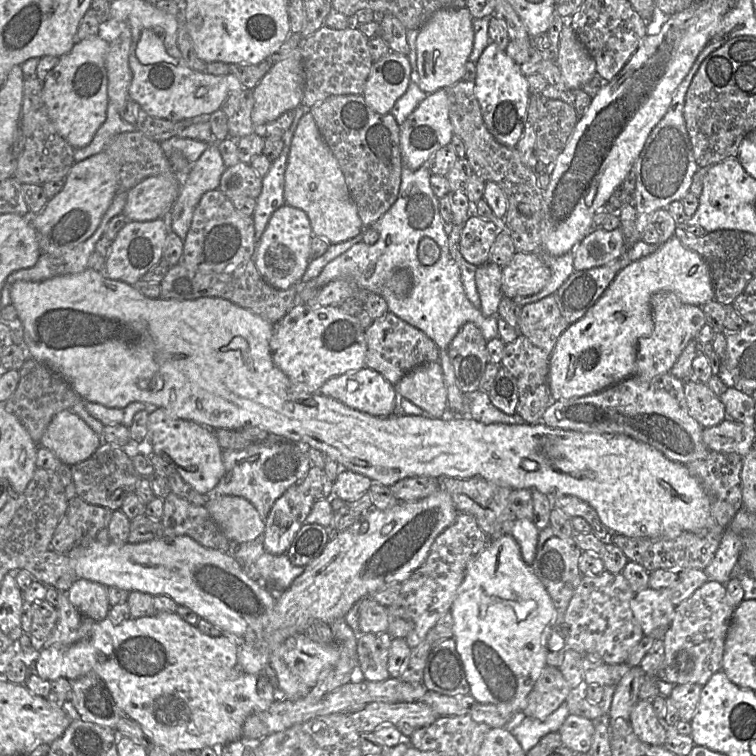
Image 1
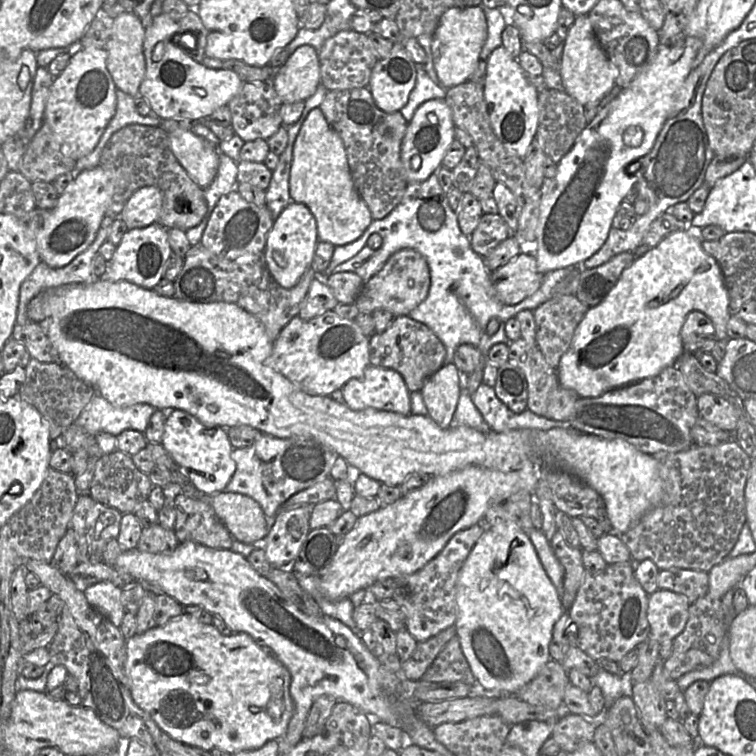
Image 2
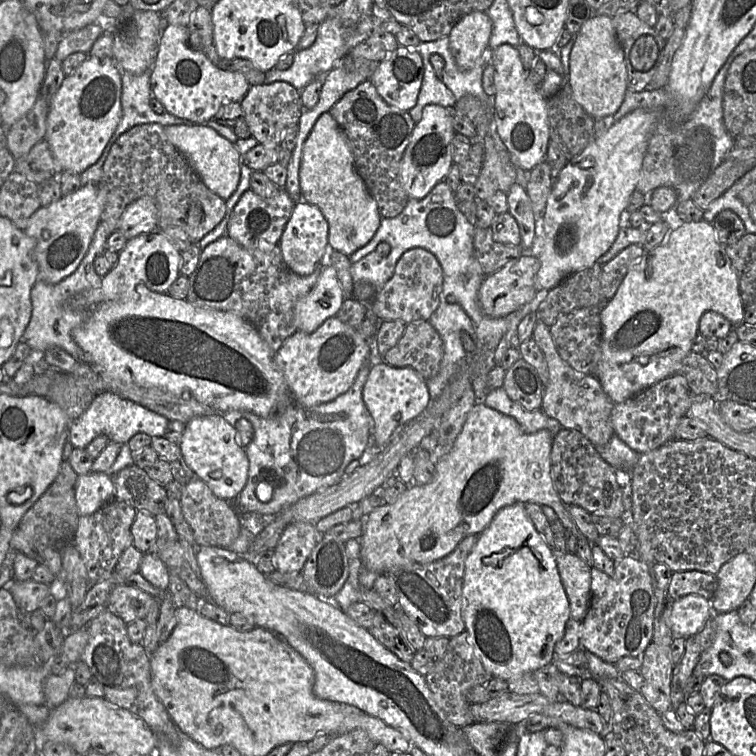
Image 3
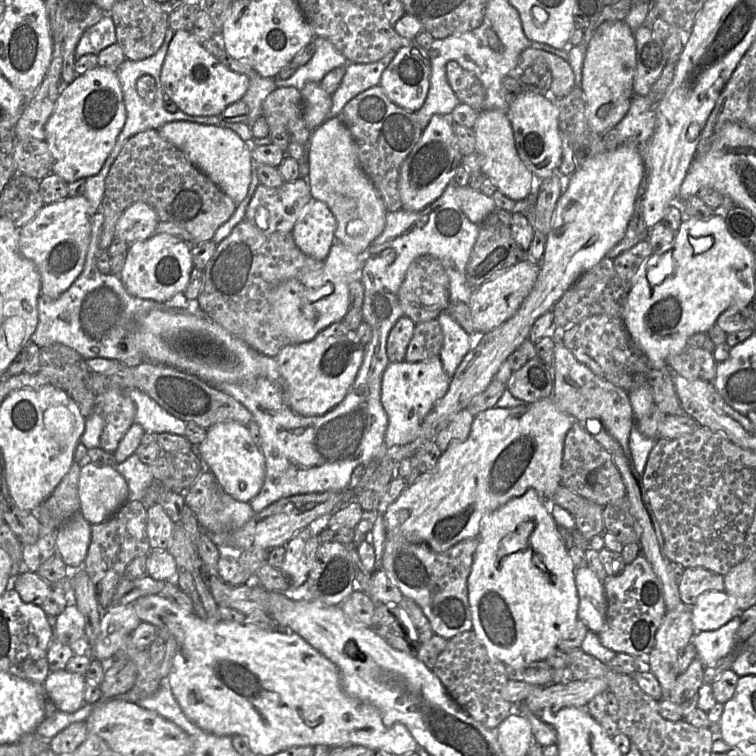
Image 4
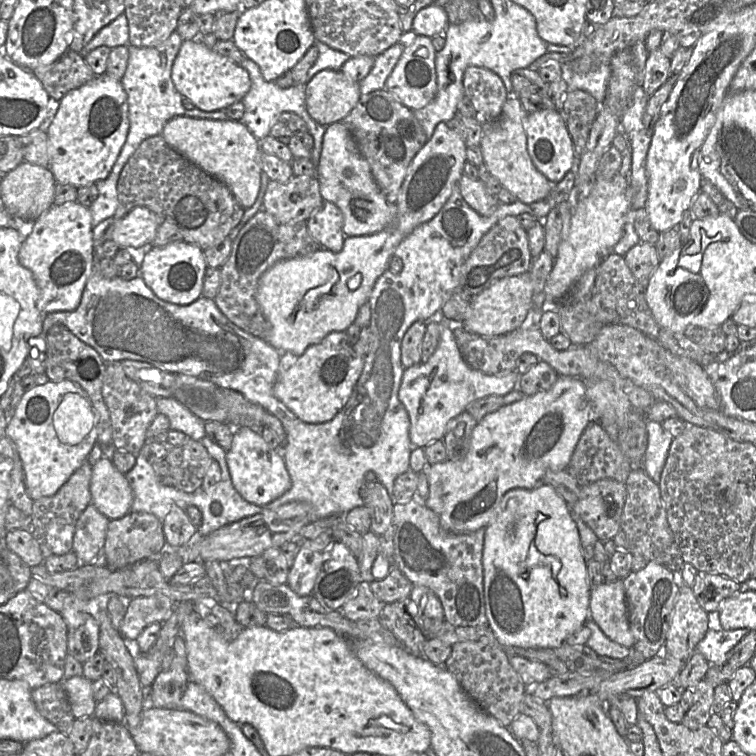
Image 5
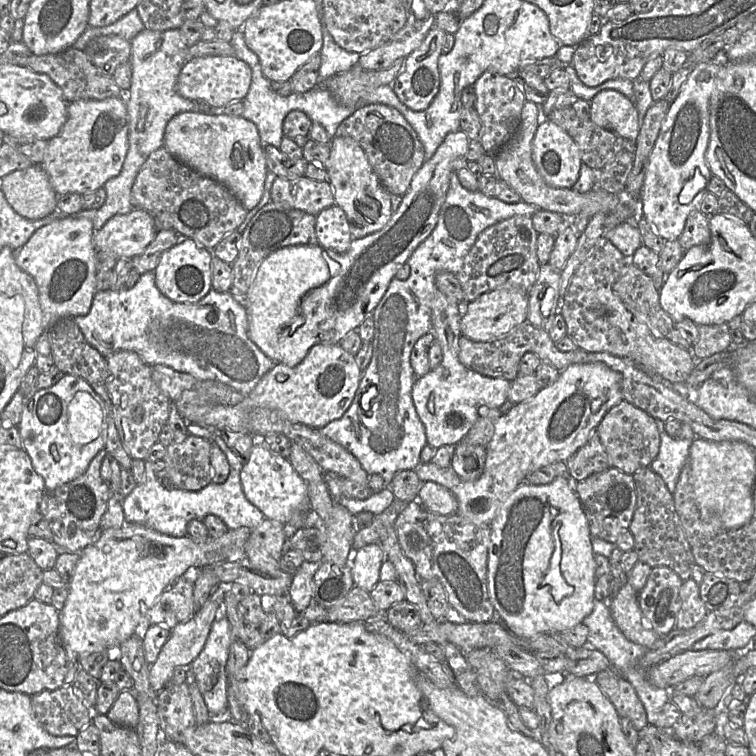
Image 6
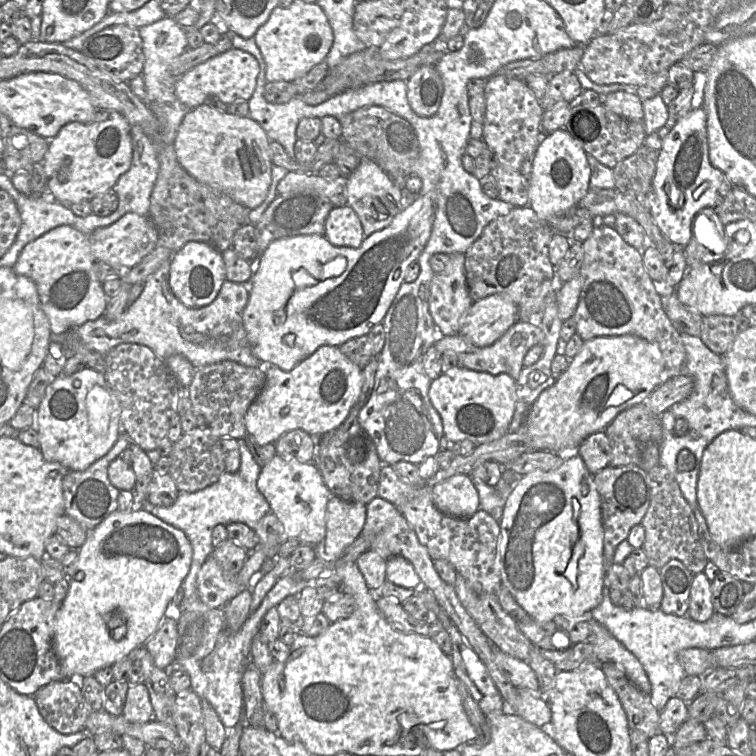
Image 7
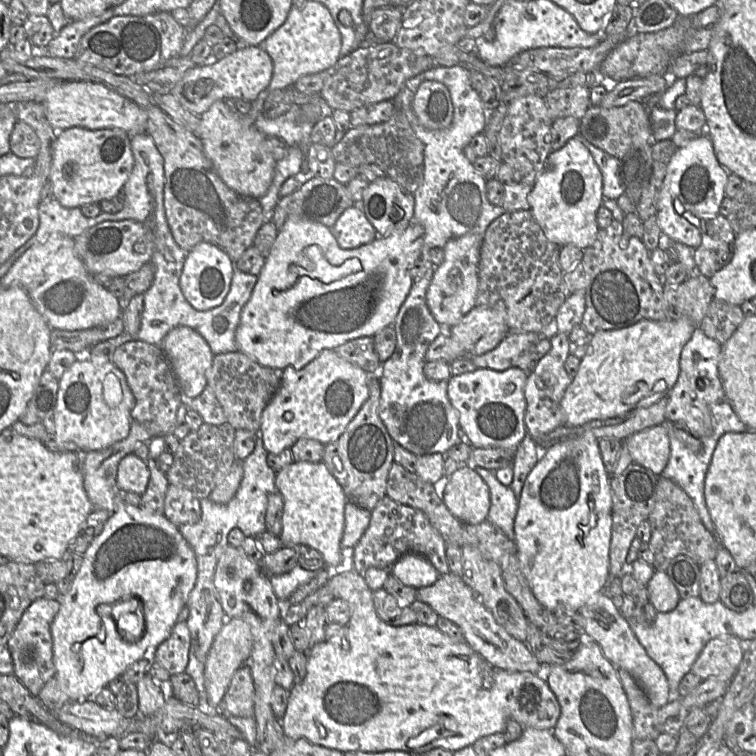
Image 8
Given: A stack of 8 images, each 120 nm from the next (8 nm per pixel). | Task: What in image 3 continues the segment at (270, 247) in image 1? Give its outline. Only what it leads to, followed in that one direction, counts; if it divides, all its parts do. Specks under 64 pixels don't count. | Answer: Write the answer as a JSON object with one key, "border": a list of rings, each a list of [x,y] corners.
{"border":[[[304,200],[295,202],[291,216],[277,244],[287,267],[300,276],[311,274],[326,254],[328,235],[329,224],[321,210]]]}

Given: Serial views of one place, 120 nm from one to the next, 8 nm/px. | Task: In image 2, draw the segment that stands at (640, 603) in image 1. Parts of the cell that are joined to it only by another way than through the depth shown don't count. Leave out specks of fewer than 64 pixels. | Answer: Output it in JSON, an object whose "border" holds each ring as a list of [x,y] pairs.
{"border":[[[659,589],[650,594],[647,610],[650,636],[659,643],[673,640],[686,626],[690,605],[685,595],[669,590]]]}

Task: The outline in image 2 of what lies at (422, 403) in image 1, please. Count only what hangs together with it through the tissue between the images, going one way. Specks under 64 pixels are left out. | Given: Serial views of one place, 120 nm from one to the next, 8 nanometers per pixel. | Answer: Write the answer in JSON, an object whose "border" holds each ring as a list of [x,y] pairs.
{"border":[[[453,363],[444,364],[429,377],[420,393],[428,414],[441,428],[452,426],[461,393],[462,373]]]}

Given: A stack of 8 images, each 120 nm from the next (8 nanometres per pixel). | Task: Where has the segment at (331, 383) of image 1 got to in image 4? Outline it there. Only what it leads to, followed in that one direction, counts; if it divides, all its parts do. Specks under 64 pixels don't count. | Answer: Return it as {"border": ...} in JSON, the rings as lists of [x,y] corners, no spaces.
{"border":[[[440,355],[424,362],[397,362],[387,366],[382,377],[381,403],[388,416],[385,444],[403,446],[414,441],[423,419],[446,394],[451,377],[445,372]]]}

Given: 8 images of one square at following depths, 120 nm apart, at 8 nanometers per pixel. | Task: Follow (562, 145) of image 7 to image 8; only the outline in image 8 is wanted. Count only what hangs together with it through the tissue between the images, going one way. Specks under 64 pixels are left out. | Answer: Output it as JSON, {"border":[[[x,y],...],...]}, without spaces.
{"border":[[[579,133],[571,138],[561,149],[552,151],[549,154],[542,172],[537,176],[528,194],[530,210],[547,238],[559,246],[571,244],[582,250],[595,241],[600,230],[597,225],[596,214],[603,204],[603,199],[601,171],[589,150],[582,143],[582,136]]]}

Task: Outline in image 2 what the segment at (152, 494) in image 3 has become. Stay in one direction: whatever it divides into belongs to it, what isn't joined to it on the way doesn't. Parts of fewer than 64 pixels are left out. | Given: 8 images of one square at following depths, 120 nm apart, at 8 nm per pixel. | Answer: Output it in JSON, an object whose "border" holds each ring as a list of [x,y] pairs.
{"border":[[[116,450],[98,458],[87,495],[105,506],[117,509],[122,514],[133,513],[140,503],[148,500],[152,487],[149,476],[135,466],[132,456]]]}

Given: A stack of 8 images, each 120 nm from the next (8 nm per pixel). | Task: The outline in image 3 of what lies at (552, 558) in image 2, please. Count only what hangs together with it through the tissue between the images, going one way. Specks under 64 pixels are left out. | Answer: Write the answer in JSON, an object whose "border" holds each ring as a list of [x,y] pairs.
{"border":[[[553,549],[559,575],[567,594],[572,619],[585,618],[591,601],[591,568],[579,557]]]}

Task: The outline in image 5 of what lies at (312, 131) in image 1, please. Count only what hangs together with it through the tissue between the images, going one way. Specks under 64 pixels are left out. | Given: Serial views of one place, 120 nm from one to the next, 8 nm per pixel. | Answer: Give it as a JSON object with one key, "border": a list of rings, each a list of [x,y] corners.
{"border":[[[335,122],[326,127],[316,177],[324,201],[335,204],[342,211],[343,232],[346,237],[371,235],[390,225],[388,202],[356,140],[342,122]]]}

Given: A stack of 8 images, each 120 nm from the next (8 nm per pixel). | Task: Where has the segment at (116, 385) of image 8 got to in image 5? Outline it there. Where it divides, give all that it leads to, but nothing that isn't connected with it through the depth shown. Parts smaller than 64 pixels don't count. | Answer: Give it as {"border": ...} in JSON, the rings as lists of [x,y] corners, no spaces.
{"border":[[[48,382],[26,392],[12,410],[6,435],[18,452],[28,496],[37,501],[54,495],[87,460],[98,443],[94,408],[76,383]]]}

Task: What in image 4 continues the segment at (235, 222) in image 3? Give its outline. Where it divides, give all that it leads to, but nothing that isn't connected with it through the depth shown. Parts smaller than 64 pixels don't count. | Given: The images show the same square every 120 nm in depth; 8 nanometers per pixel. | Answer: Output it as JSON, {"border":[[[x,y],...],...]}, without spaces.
{"border":[[[305,179],[284,182],[275,188],[259,184],[246,208],[244,221],[263,234],[291,233],[303,209],[312,200]]]}

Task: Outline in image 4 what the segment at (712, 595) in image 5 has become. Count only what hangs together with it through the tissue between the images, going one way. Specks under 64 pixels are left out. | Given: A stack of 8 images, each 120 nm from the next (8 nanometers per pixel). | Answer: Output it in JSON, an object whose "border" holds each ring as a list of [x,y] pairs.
{"border":[[[685,568],[678,582],[682,603],[692,607],[700,595],[708,592],[723,592],[724,577],[705,568]]]}

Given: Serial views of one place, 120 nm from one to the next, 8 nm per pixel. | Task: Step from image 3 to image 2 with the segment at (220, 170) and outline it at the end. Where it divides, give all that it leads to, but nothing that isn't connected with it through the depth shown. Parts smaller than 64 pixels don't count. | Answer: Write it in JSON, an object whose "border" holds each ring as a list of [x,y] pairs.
{"border":[[[191,130],[167,133],[170,147],[190,178],[206,189],[214,180],[219,166],[219,149]]]}

